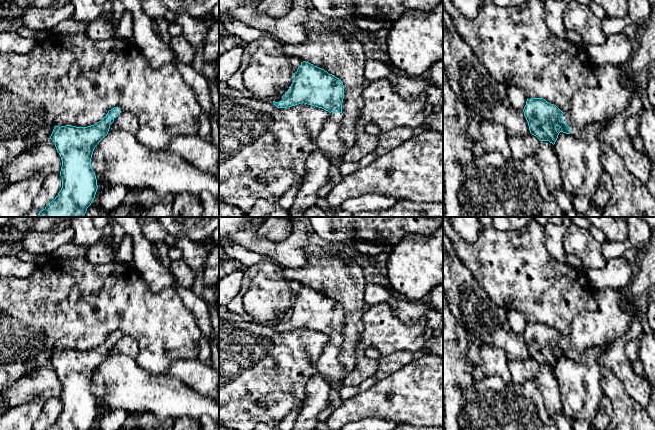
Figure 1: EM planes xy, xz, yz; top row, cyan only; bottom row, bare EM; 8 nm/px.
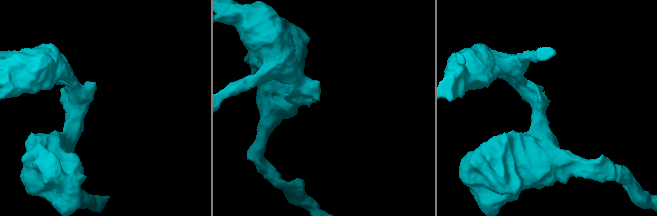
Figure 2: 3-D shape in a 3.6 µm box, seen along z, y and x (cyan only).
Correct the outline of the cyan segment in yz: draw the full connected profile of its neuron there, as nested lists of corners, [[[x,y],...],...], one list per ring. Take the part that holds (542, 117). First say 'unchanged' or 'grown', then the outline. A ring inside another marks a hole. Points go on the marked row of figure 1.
grown; [[[611,63],[593,65],[593,71],[598,79],[598,85],[582,87],[578,91],[578,100],[572,102],[567,113],[543,98],[527,99],[523,112],[532,135],[540,141],[549,141],[554,145],[559,135],[557,126],[561,128],[560,132],[580,137],[588,125],[609,120],[628,107],[632,93],[637,90],[638,78],[626,76],[620,66]]]

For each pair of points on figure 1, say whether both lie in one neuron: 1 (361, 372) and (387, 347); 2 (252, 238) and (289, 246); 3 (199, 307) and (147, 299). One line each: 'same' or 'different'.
1: same
2: same
3: different

